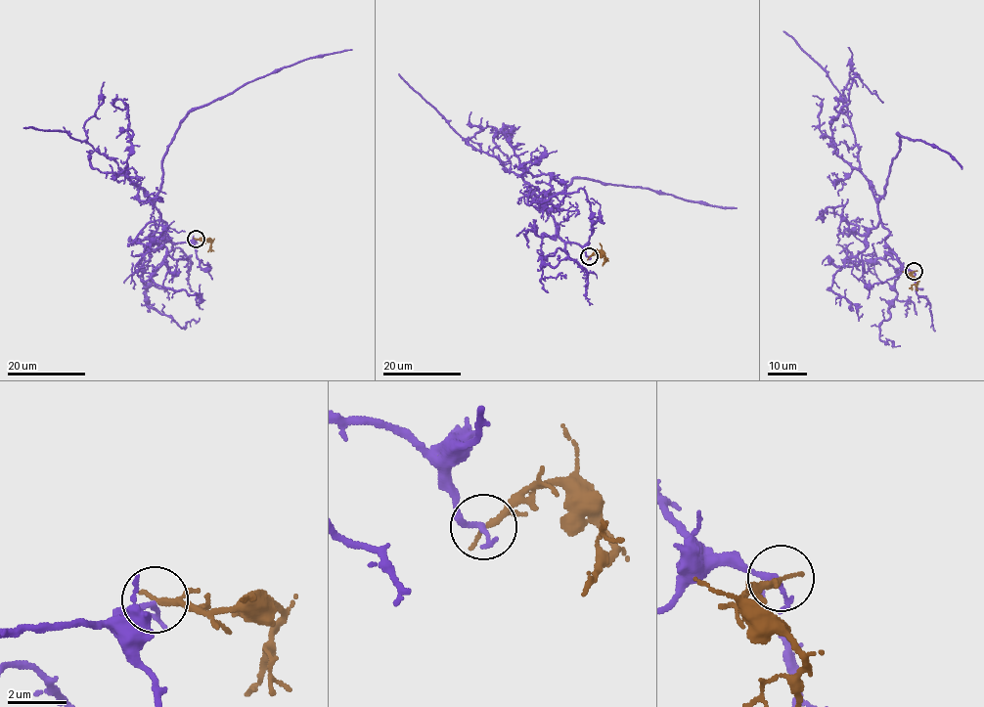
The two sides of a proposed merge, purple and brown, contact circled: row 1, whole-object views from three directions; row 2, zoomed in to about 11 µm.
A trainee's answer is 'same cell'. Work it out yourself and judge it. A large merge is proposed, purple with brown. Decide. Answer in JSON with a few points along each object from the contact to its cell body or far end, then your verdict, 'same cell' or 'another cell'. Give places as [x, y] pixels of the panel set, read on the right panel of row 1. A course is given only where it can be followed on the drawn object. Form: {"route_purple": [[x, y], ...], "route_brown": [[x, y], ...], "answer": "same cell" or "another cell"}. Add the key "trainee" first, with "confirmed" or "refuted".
{"trainee": "confirmed", "route_purple": [[914, 271], [899, 263], [885, 242], [888, 232], [878, 205], [899, 152], [898, 134], [935, 146], [962, 168]], "route_brown": [[914, 271], [910, 275], [916, 281], [917, 290]], "answer": "same cell"}

